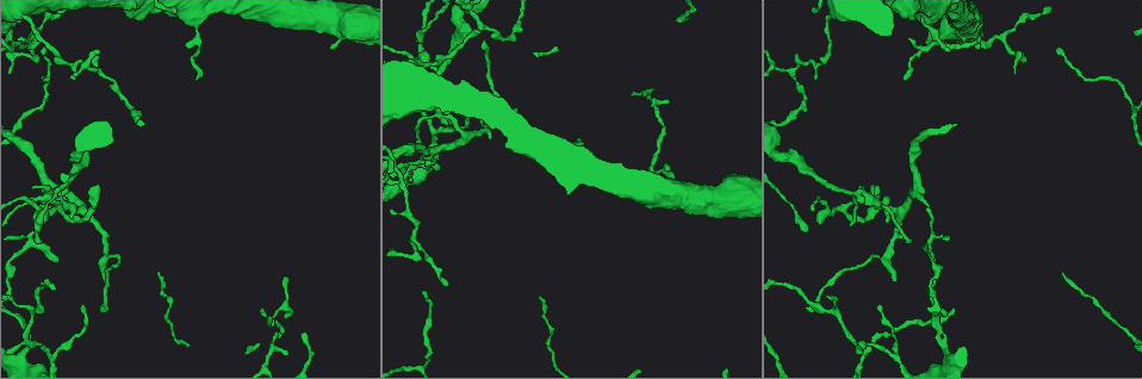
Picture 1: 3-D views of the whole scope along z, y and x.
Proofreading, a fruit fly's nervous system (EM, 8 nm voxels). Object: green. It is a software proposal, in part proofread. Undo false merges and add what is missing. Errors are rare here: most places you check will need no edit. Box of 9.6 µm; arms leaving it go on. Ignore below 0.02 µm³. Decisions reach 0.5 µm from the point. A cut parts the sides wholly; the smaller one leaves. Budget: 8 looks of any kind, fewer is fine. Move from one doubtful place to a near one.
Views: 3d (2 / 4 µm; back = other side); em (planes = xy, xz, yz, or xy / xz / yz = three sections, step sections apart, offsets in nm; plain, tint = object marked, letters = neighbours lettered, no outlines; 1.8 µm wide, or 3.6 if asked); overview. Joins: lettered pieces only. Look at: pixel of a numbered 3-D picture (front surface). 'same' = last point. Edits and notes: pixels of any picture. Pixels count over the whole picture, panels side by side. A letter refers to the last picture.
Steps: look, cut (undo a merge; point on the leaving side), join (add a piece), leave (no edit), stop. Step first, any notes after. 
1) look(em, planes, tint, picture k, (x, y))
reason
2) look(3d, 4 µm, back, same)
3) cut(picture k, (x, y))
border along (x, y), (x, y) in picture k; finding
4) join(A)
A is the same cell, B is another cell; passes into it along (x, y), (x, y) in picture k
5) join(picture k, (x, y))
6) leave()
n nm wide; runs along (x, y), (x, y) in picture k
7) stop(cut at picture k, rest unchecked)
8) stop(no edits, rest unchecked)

look(3d, 2 µm, picture 1, (949, 357))
sharp bend

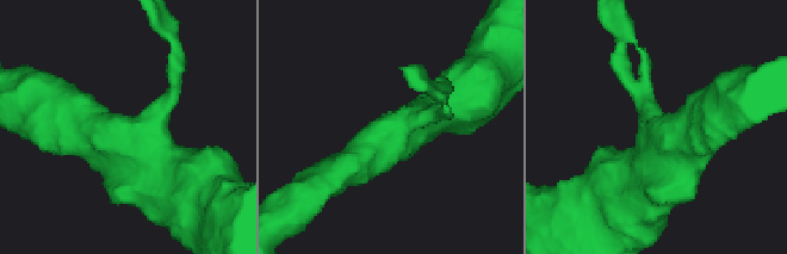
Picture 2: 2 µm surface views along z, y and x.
look(em, planes, letters, picture 2, (427, 113))

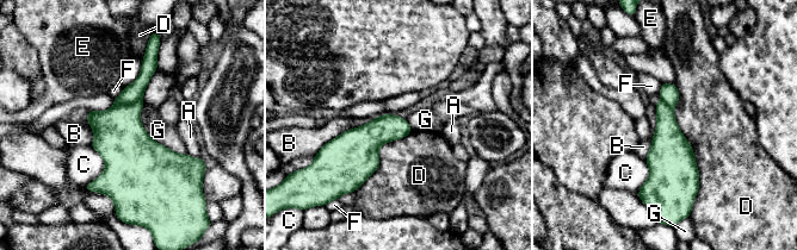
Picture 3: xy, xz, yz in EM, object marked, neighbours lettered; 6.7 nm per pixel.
cut(picture 3, (131, 93))
D touches over 800 nm; A, B, C, D, E, F and G are other cells; two neurons meet here

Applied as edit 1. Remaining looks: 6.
look(overview)
see it whole again

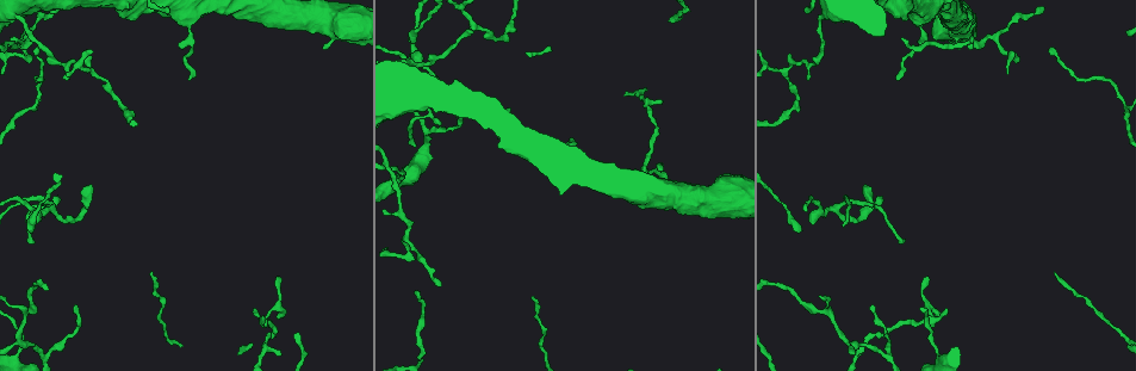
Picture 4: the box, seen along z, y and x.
look(3d, 4 µm, picture 4, (925, 279))

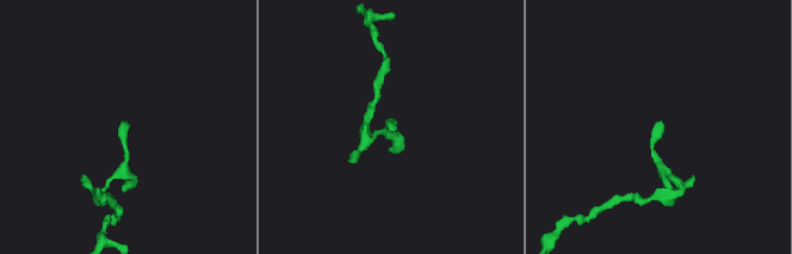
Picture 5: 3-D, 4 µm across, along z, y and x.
look(em, planes, letters, picture 5, (127, 124))

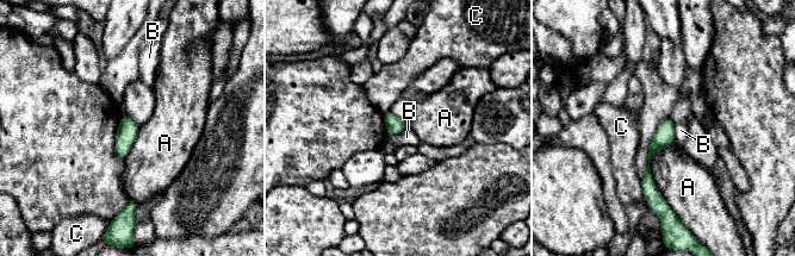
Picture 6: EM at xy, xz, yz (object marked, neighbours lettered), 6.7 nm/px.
leave()
110 nm wide; A, B and C are other cells; runs along (669, 123), (650, 154), (652, 195) in picture 6; none of them fits

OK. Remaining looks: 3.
look(em, 3.6 µm, yz, step 4, tint, picture 4, (188, 29))
thin neck

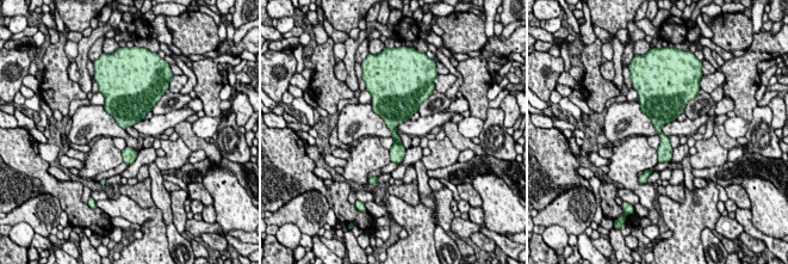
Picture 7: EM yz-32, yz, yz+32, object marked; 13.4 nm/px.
look(em, 3.6 µm, xy, step 4, tint, same)
cut it another way

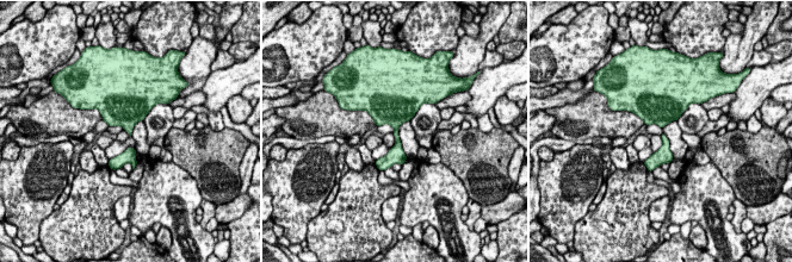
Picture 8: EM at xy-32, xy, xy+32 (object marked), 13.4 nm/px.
look(em, 3.6 µm, xy, step 4, letters, same)
what lies round it

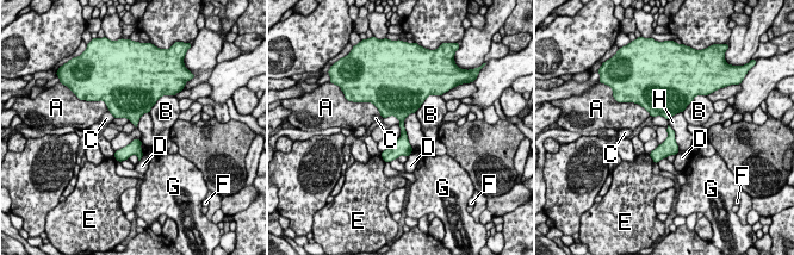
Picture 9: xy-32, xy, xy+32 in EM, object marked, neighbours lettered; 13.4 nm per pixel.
leave()
A, B, C, D, E, F, G and H are other cells; all the same neuron

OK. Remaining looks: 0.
stop(cut at picture 3, rest unchecked)

